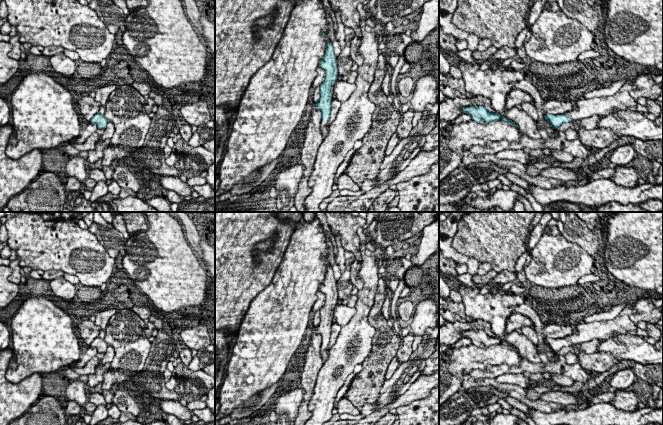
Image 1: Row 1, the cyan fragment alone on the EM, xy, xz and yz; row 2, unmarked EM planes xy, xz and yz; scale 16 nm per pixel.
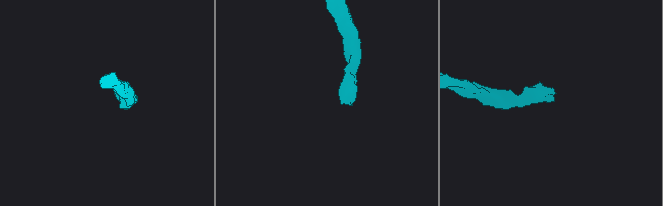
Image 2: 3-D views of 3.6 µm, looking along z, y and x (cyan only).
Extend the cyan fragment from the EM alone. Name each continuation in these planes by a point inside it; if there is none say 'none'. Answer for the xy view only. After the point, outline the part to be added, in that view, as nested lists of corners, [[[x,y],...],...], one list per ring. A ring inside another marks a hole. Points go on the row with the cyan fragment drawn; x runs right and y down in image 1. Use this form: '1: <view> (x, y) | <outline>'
none

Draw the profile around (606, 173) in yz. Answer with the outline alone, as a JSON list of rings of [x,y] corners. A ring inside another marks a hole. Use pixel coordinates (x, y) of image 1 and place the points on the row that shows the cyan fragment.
[[[606,168],[601,170],[593,170],[589,169],[588,172],[586,172],[586,175],[591,178],[591,180],[597,180],[597,179],[610,179],[611,176],[613,176],[615,173],[614,168]]]

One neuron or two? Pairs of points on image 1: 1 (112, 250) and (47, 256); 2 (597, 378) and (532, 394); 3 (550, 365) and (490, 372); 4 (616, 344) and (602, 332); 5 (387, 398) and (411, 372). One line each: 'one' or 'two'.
1: two
2: one
3: one
4: two
5: one

